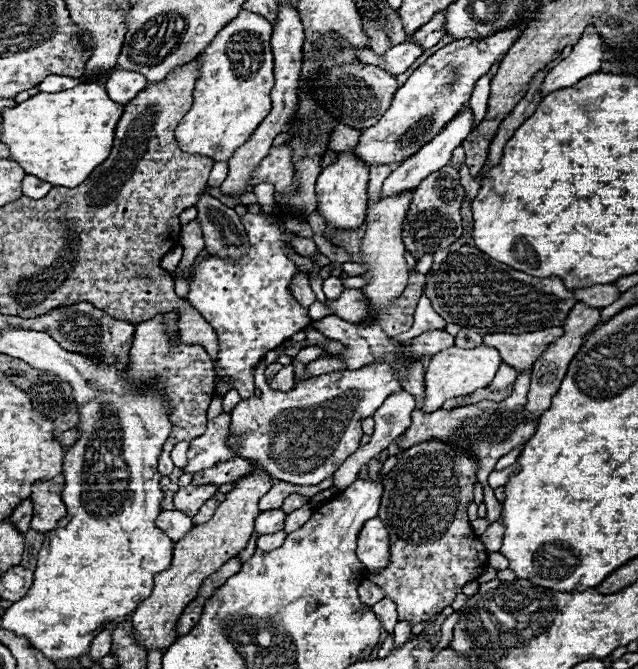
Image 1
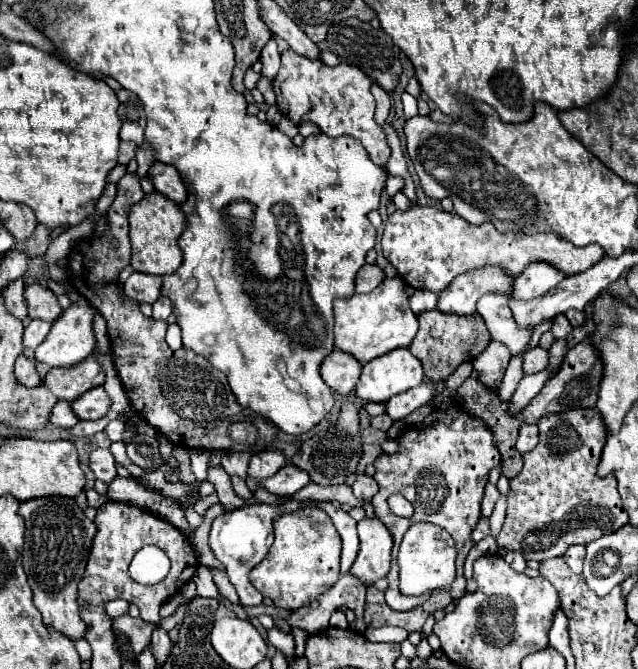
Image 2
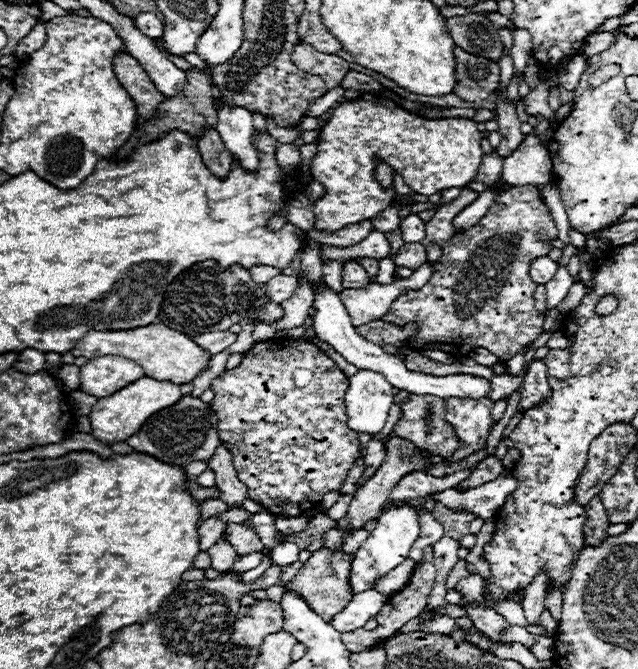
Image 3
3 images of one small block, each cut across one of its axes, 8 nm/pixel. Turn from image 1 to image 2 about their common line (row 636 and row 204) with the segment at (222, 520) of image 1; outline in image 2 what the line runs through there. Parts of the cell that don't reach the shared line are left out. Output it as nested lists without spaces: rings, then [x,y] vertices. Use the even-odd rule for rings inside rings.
[[[152,192],[144,196],[144,200],[134,204],[134,208],[130,208],[128,222],[130,222],[130,246],[132,246],[130,266],[138,272],[156,276],[166,276],[170,272],[176,272],[176,268],[182,264],[182,252],[176,240],[184,232],[186,224],[186,218],[182,216],[178,204],[166,200],[164,196],[158,196],[158,192]]]

